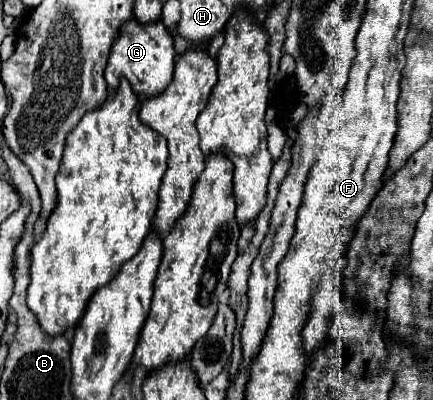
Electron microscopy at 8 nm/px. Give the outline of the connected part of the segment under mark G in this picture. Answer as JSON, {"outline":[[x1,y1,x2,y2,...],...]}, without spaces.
{"outline":[[132,18,122,26,118,40,114,42,114,48,108,58,108,66,104,70,104,78,108,82,108,88,116,90,120,86,120,78,126,76,132,84,132,90,140,98,152,98,172,82,174,58,176,58,176,52,172,46,172,36,166,32,160,20,142,26]]}

